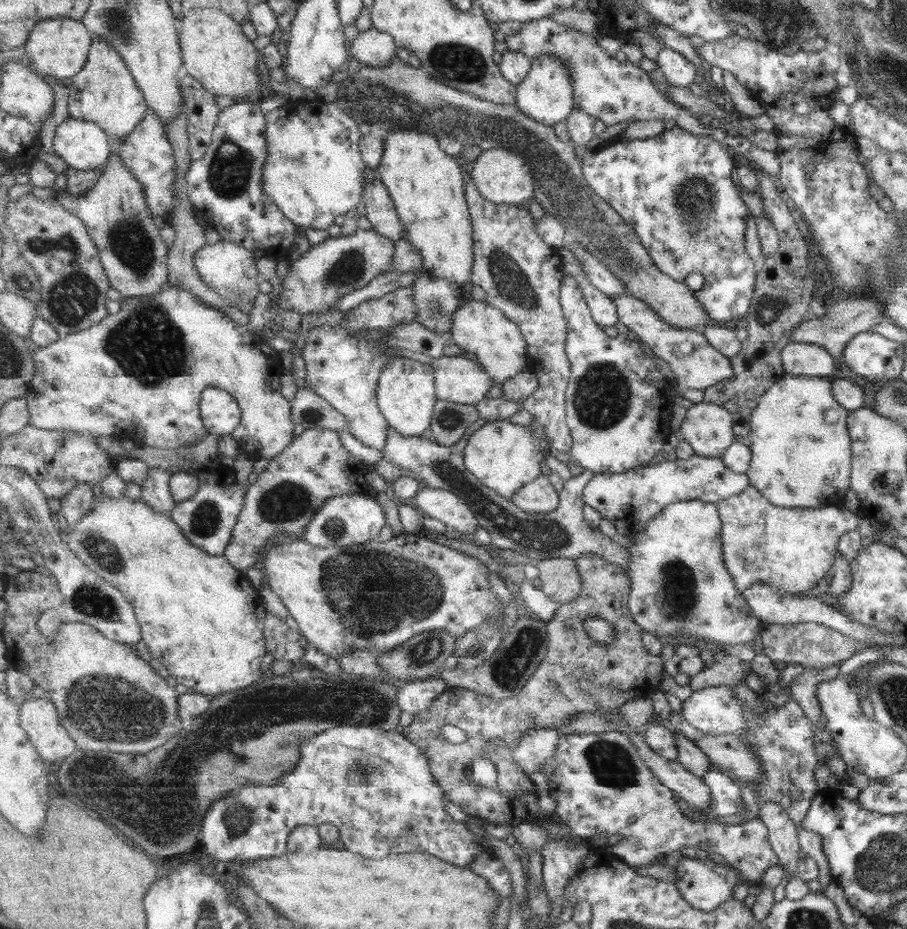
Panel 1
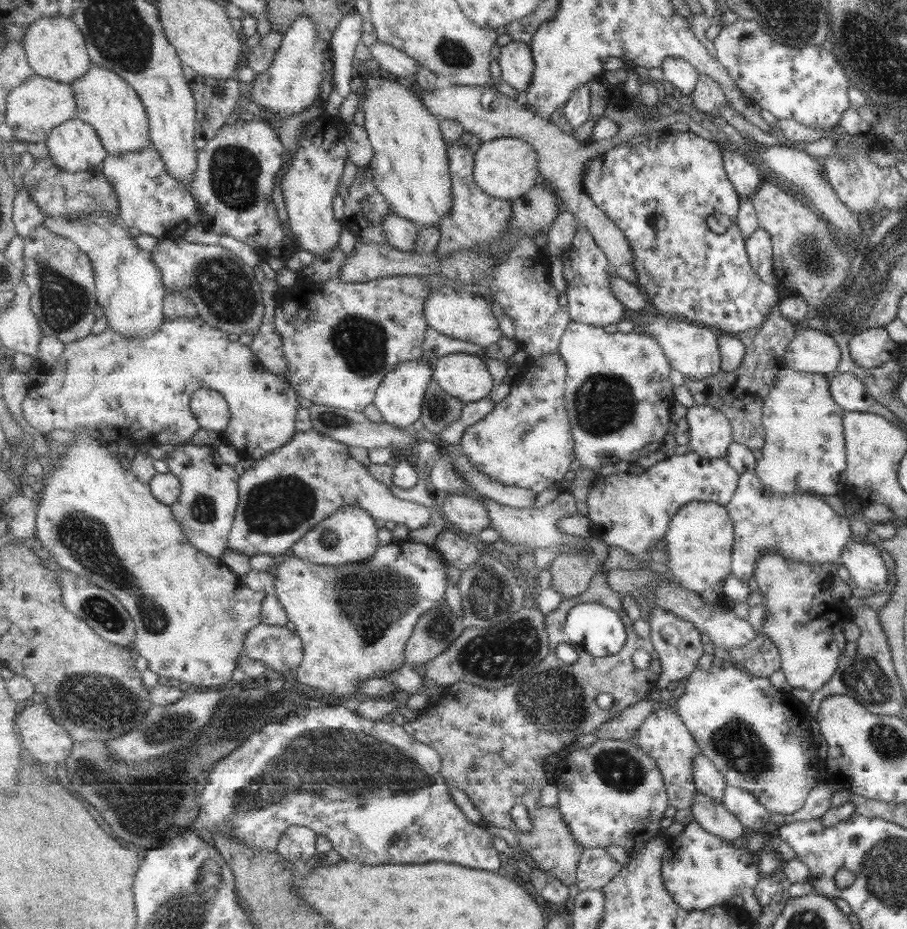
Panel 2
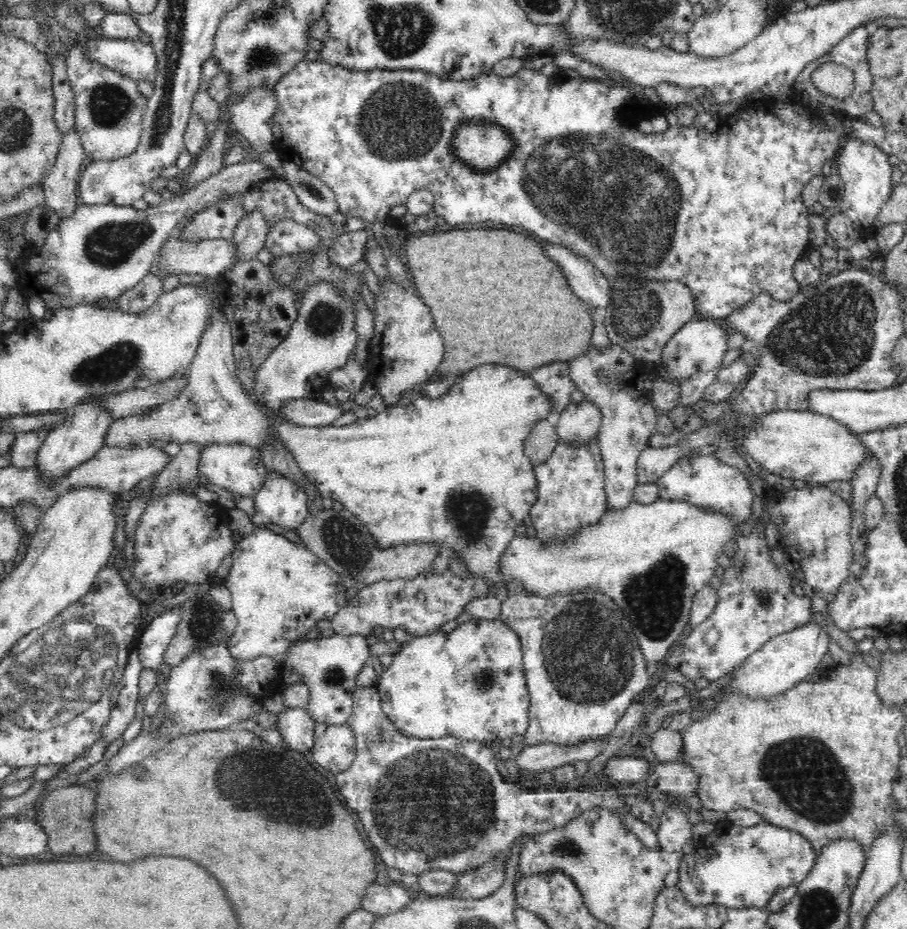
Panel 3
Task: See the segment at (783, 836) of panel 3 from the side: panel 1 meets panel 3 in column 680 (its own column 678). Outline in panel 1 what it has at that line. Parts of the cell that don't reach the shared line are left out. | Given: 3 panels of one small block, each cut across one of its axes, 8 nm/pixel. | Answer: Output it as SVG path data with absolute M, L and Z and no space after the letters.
M683 858L676 869L676 885L683 898L703 912L714 910L723 902L733 900L732 888L742 882L742 874L733 867Z

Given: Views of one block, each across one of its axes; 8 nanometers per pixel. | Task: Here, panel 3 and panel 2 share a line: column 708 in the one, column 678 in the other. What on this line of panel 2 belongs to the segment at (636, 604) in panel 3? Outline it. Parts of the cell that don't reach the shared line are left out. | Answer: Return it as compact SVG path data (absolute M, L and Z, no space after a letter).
M694 501L681 507L670 522L665 538L669 560L665 562L677 582L695 592L703 602L713 606L729 607L723 591L723 580L730 574L730 555L733 554L734 527L723 505Z

